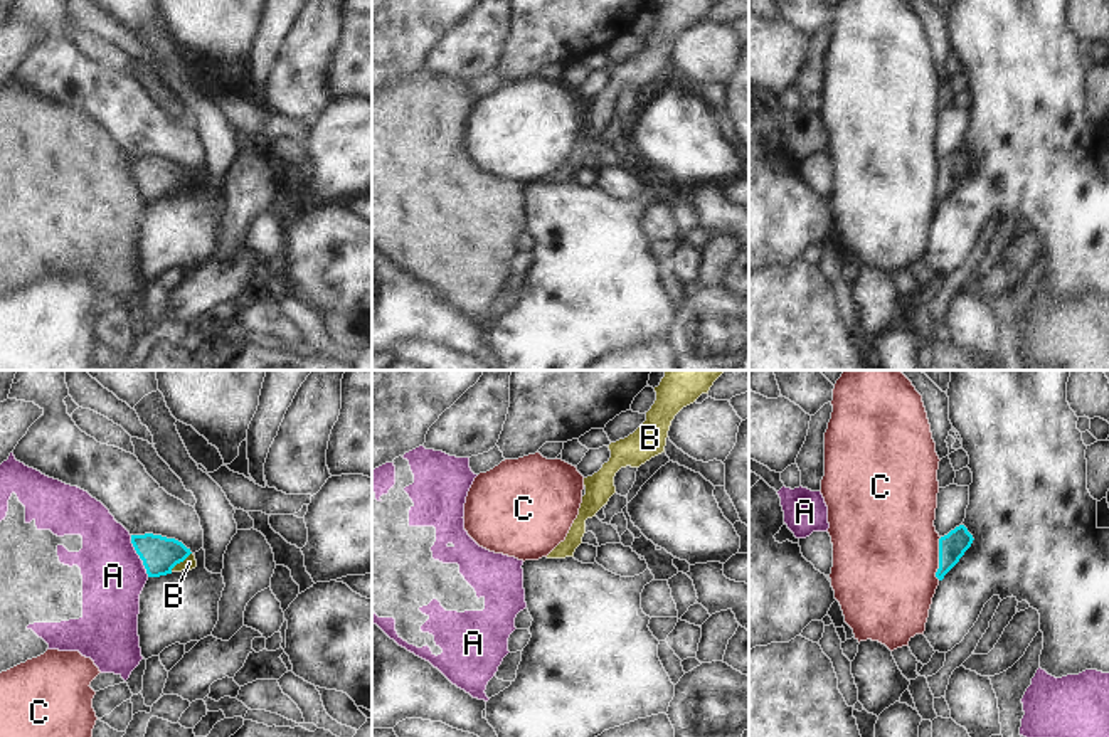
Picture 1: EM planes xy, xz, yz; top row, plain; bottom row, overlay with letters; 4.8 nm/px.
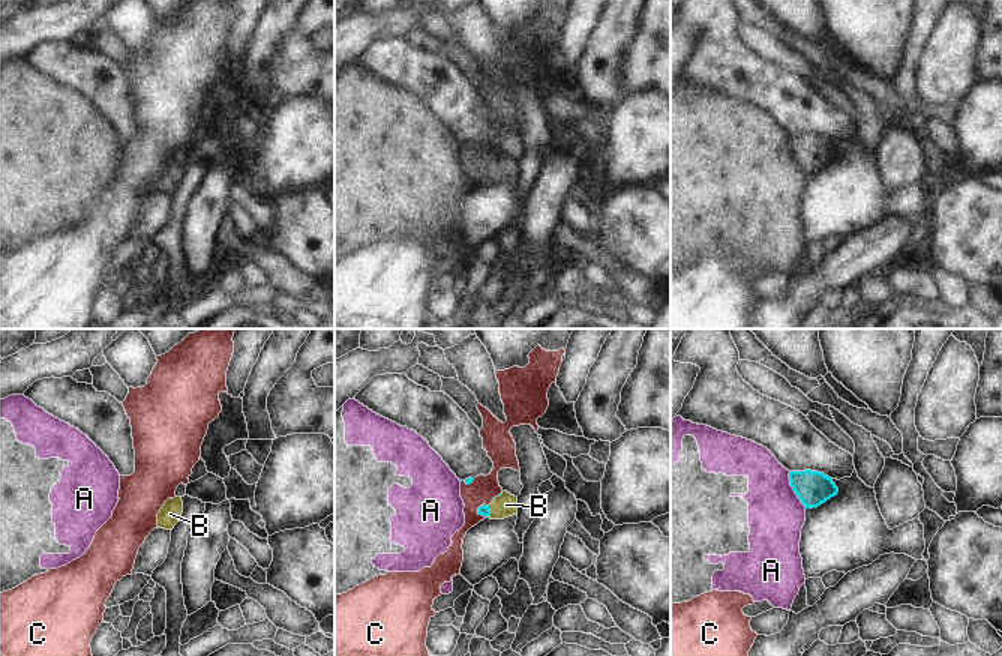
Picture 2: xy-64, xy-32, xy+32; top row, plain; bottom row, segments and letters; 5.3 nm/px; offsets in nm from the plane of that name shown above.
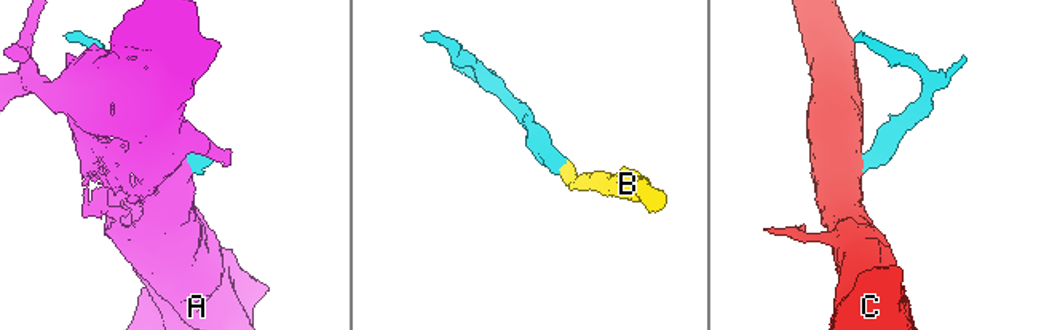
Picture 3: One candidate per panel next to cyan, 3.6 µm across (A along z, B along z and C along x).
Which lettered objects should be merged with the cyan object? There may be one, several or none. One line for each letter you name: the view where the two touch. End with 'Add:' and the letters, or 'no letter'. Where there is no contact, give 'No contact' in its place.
B: Touches cyan in xy
Add: B.

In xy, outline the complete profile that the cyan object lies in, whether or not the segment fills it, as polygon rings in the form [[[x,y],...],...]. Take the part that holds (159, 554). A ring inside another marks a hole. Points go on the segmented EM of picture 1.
[[[145,533],[131,535],[131,543],[143,560],[148,577],[160,577],[197,567],[195,555],[190,549],[175,538]]]

